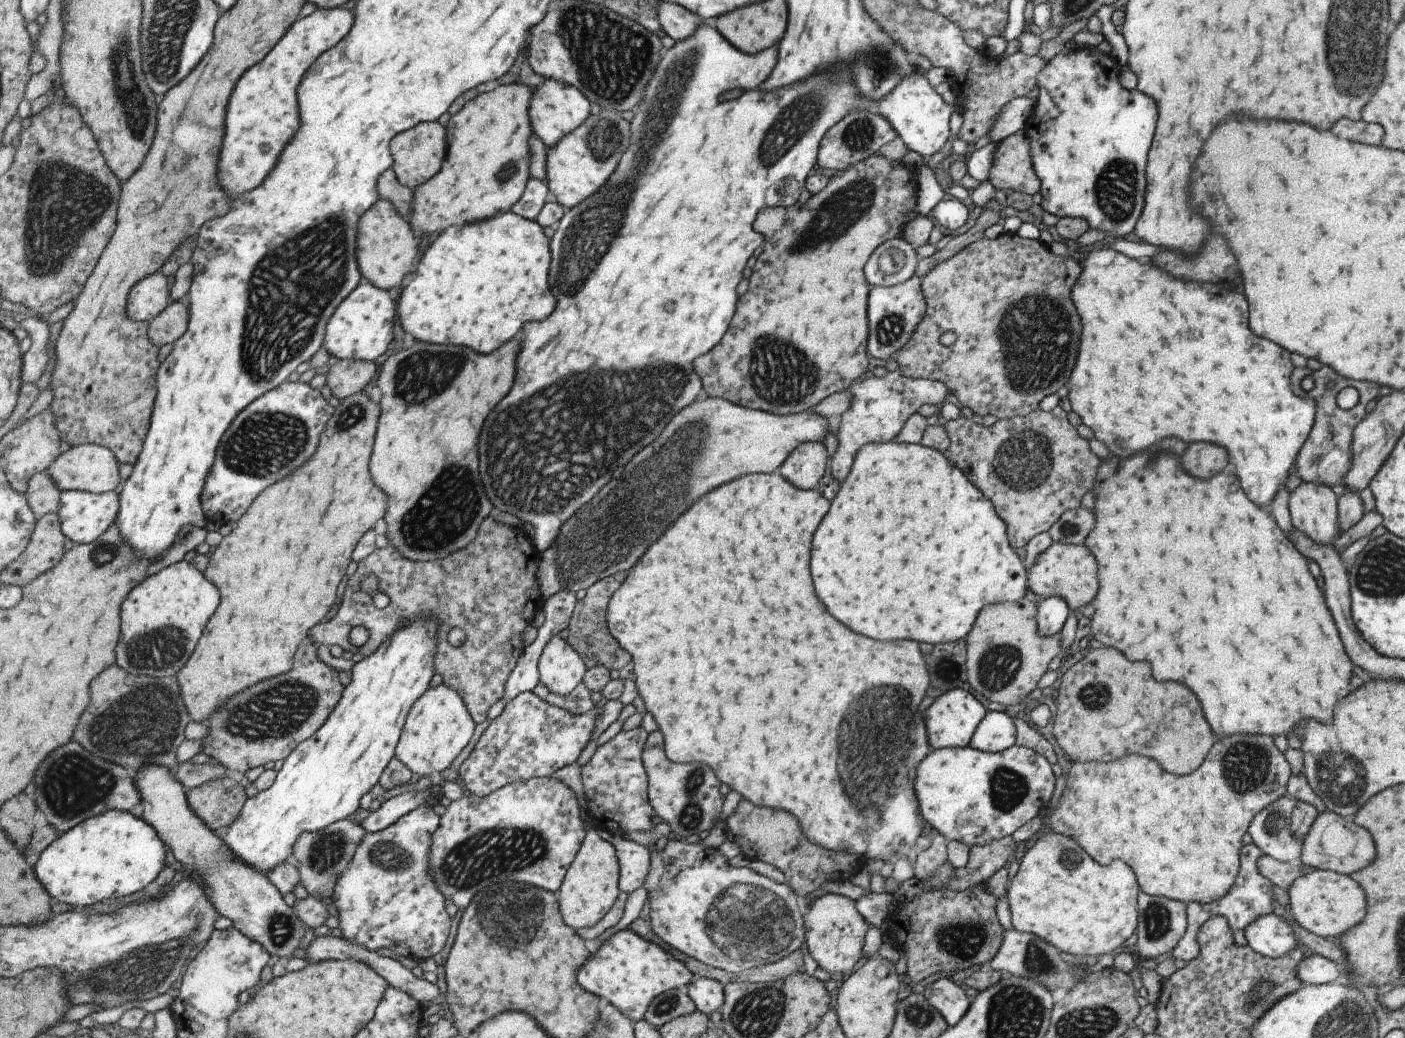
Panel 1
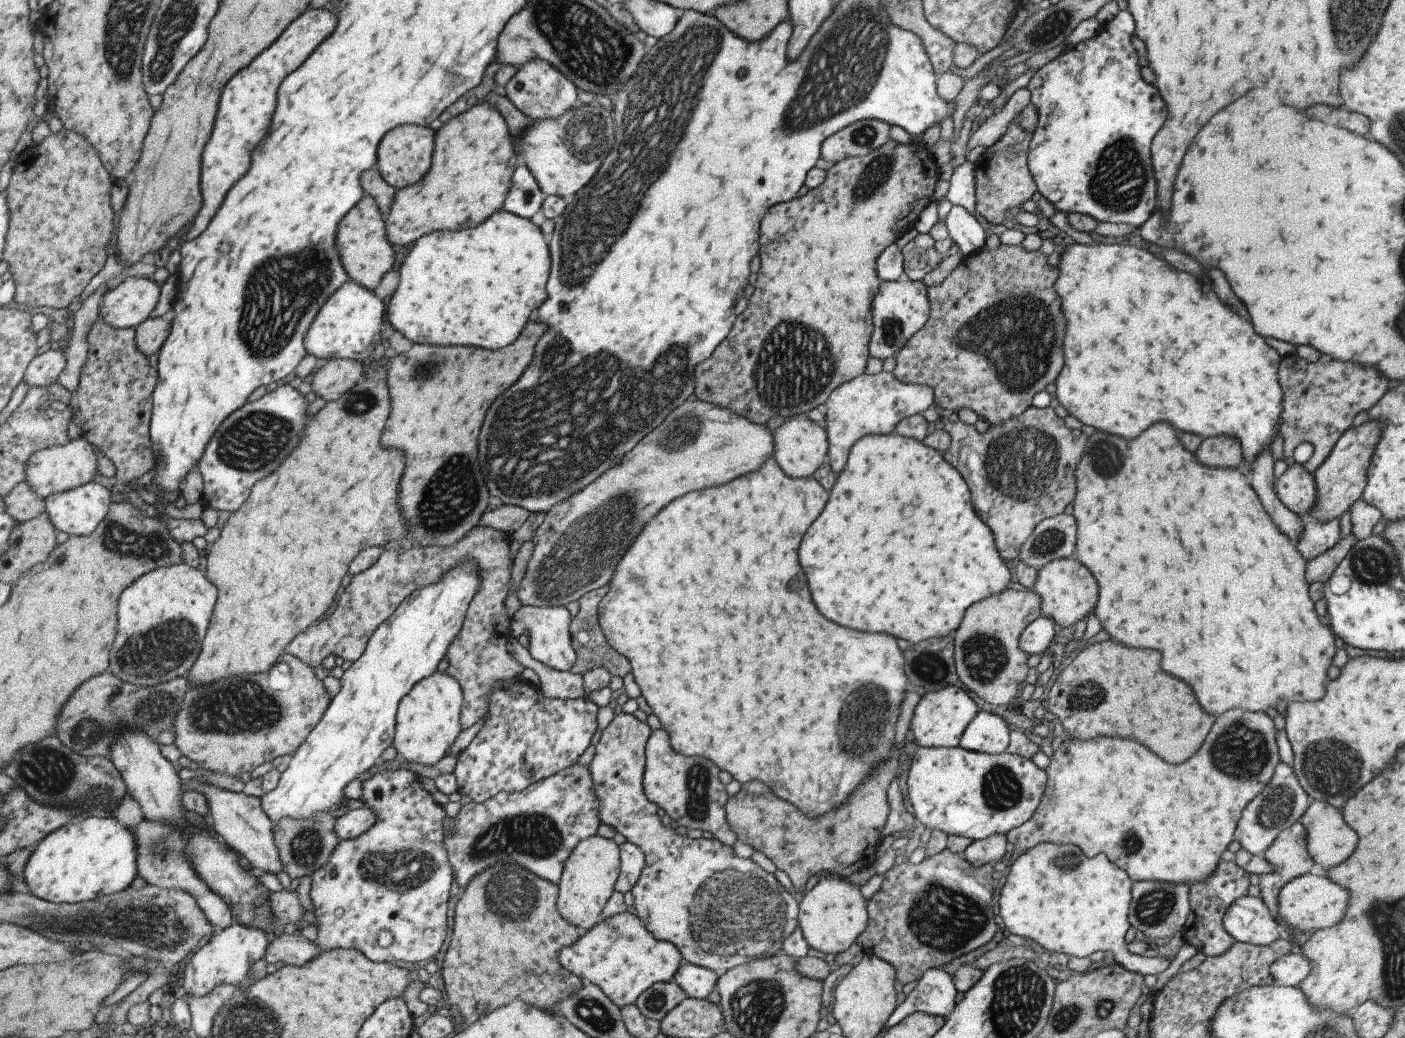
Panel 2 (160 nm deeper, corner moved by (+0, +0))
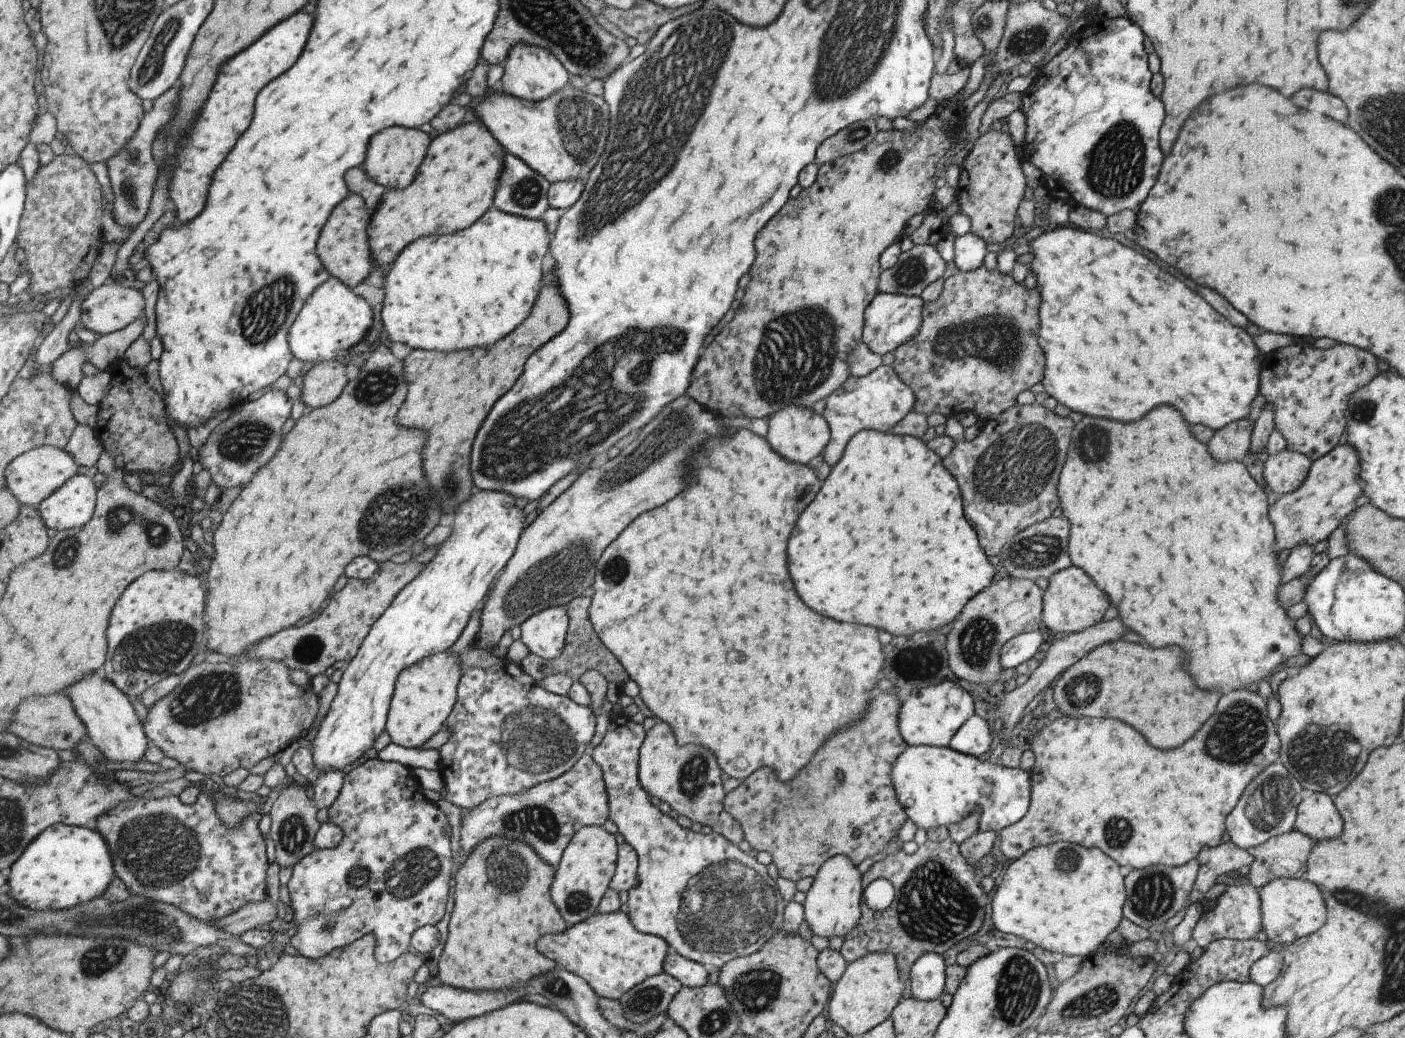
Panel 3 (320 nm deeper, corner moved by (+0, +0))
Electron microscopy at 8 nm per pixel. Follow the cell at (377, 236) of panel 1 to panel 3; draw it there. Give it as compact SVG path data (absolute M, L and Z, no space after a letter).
M349 194L337 208L335 214L331 214L323 234L318 240L317 254L321 258L323 266L330 272L331 276L342 280L352 289L363 282L375 268L368 238L372 212L363 202L363 197L358 194Z

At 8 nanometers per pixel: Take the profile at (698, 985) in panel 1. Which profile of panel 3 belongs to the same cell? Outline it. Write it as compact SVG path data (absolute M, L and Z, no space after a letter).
M668 948L662 962L662 971L672 976L682 987L695 988L707 983L707 972L699 963L687 960Z

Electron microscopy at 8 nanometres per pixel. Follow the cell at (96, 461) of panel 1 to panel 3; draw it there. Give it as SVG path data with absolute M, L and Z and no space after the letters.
M45 445L19 455L6 470L7 488L15 495L22 505L38 507L49 498L58 488L73 478L79 470L79 464L64 449Z

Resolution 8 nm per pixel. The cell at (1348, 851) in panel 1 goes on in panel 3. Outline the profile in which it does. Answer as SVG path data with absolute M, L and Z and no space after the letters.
M1322 792L1304 793L1301 802L1296 806L1294 829L1307 835L1313 842L1324 841L1323 838L1335 838L1341 832L1341 818L1337 814L1332 797Z

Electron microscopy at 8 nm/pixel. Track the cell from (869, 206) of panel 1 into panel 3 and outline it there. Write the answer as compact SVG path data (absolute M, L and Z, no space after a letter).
M955 99L950 104L943 102L934 110L933 114L924 121L919 122L911 130L887 129L877 131L871 142L855 152L855 154L843 155L841 158L834 158L829 162L820 164L819 172L815 182L801 189L801 192L794 198L789 198L783 208L755 234L755 260L749 268L749 284L745 286L743 298L739 306L735 309L735 316L721 328L720 332L711 340L703 350L703 354L698 358L692 368L689 384L685 394L692 398L701 408L706 409L714 416L723 415L724 417L747 417L750 419L768 420L770 414L775 414L778 410L786 406L809 407L815 404L817 400L829 396L831 392L837 390L841 383L849 376L846 358L848 352L860 341L862 335L863 311L876 295L876 286L878 285L878 276L880 275L880 266L877 264L877 258L883 248L887 248L891 243L898 242L901 238L905 223L915 214L925 213L933 204L935 191L935 168L937 164L941 166L945 152L956 144L958 138L958 129L963 126L966 116L962 106L962 101Z

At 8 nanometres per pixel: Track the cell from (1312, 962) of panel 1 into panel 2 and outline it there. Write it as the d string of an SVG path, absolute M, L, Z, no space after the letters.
M1287 953L1276 958L1268 968L1272 976L1272 984L1295 987L1296 984L1309 972L1307 959L1300 954Z

